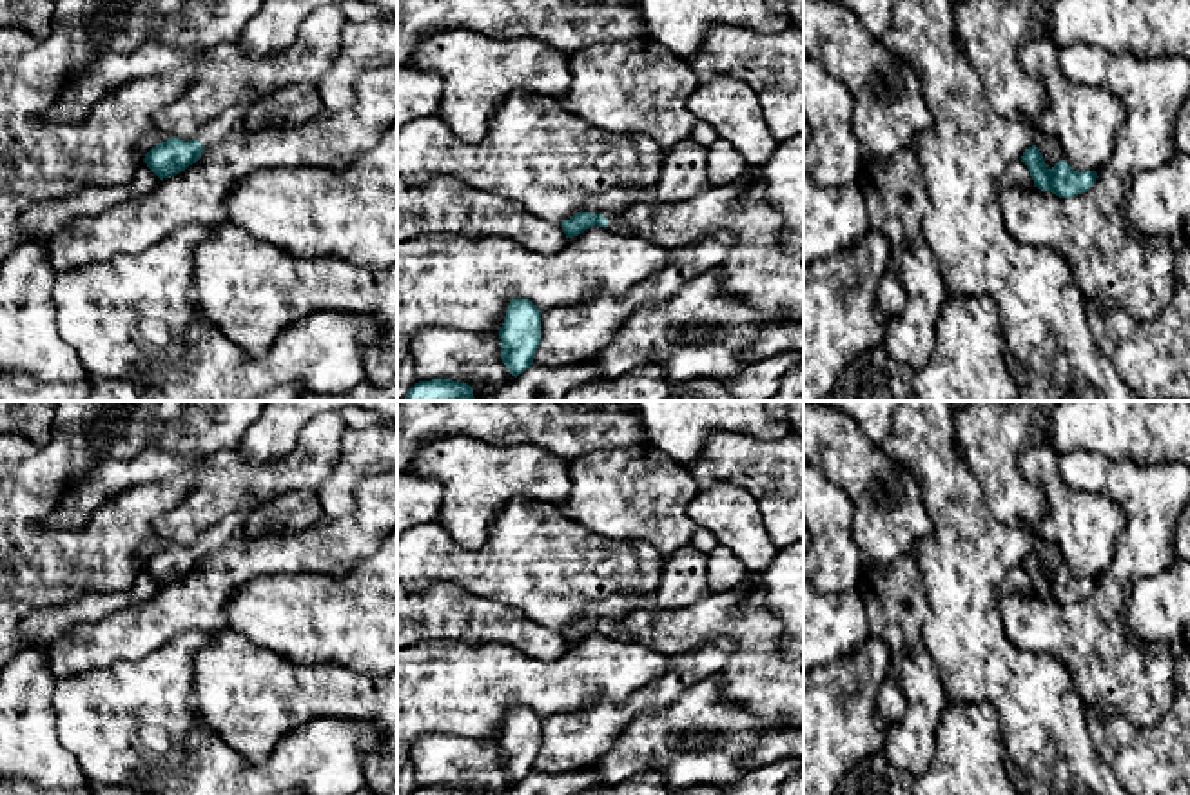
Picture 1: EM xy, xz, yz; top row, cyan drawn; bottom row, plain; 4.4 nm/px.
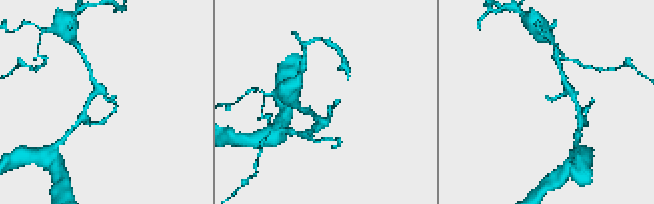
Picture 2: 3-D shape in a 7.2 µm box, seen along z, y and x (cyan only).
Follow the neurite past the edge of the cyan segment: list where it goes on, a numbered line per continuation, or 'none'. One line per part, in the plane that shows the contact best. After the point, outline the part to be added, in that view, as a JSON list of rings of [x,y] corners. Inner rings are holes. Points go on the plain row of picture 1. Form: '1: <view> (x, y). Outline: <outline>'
1: xz (612, 610). Outline: [[[611,594],[610,597],[591,603],[582,619],[602,621],[608,626],[608,635],[613,639],[629,639],[622,628],[622,621],[633,612],[648,606],[648,597],[639,594]]]

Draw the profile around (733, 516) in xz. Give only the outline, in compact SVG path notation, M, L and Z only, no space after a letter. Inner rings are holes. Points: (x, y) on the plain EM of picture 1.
M715 485L688 506L697 526L713 532L753 574L762 574L778 548L769 541L756 499L735 485Z

